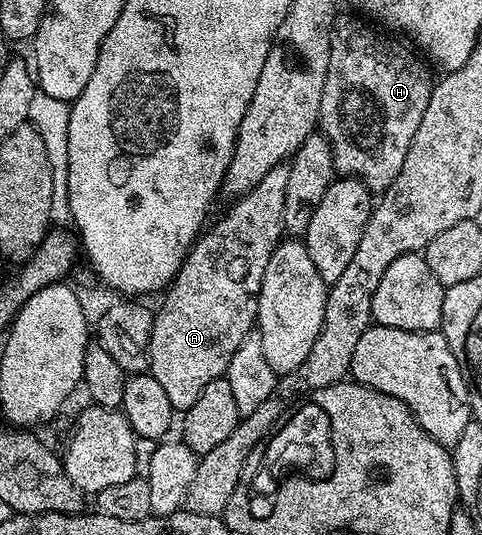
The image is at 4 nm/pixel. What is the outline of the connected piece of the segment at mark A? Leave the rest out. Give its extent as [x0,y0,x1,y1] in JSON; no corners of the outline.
[148,164,289,411]

